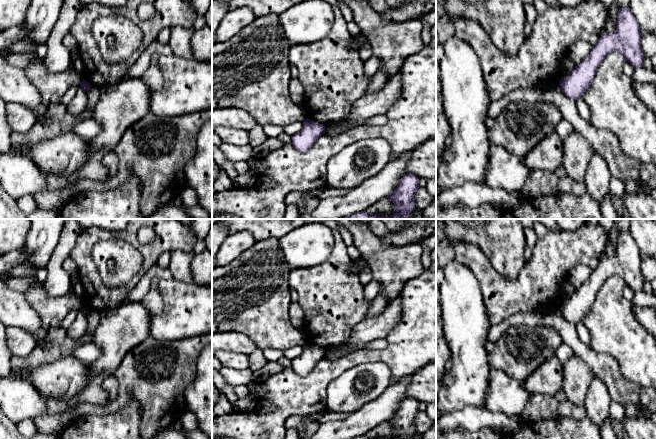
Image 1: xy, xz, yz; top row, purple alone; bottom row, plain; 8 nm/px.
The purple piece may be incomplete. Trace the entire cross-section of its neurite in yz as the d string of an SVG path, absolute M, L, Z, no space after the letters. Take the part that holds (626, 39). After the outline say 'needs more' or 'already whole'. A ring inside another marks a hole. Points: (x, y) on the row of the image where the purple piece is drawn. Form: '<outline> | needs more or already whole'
M622 7L617 15L616 30L603 33L590 54L567 77L561 77L559 85L562 92L570 99L581 98L590 86L597 67L612 51L619 52L634 68L643 67L641 37L639 24L630 8Z | already whole

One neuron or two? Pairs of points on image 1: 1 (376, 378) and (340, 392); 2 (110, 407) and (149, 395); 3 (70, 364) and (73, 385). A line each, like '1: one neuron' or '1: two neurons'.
1: one neuron
2: one neuron
3: one neuron

